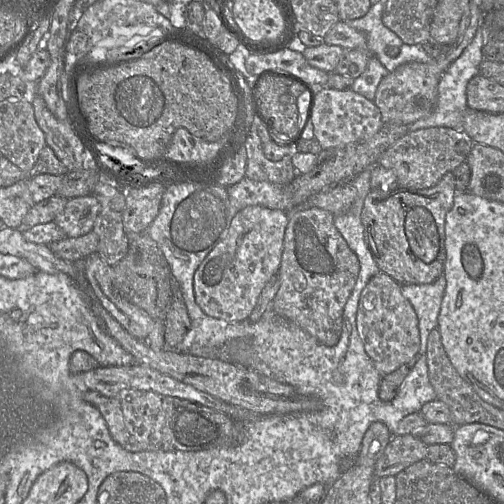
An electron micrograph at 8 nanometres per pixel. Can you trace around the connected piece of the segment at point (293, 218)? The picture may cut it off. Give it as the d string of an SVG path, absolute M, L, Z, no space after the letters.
M311 207L288 213L277 274L279 287L271 309L299 326L320 344L334 346L341 337L344 307L359 270L358 257L335 227L331 212Z

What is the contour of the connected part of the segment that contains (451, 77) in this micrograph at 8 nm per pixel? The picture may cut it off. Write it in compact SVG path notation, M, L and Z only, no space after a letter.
M479 25L479 28L477 29L470 44L442 74L438 84L438 99L436 108L429 116L408 124L408 132L432 127L448 127L463 130L464 117L468 109L466 87L468 82L474 76L479 74L479 66L484 60L482 55L482 48L486 41L487 30L482 29Z

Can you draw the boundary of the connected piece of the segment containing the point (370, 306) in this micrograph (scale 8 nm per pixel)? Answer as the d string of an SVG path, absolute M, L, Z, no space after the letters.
M379 272L361 291L356 314L356 327L367 355L381 376L406 365L420 349L419 320L402 292L389 275Z

